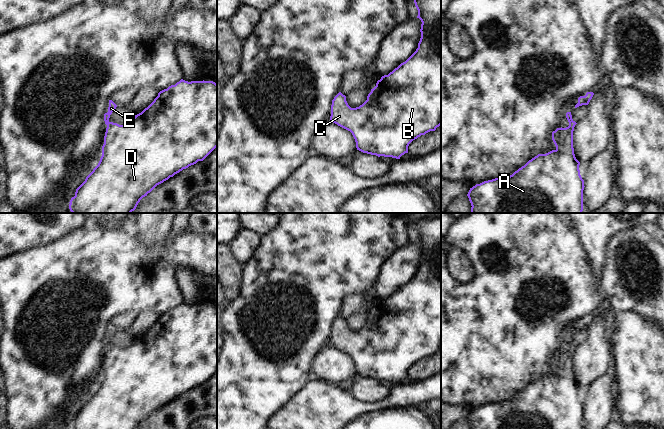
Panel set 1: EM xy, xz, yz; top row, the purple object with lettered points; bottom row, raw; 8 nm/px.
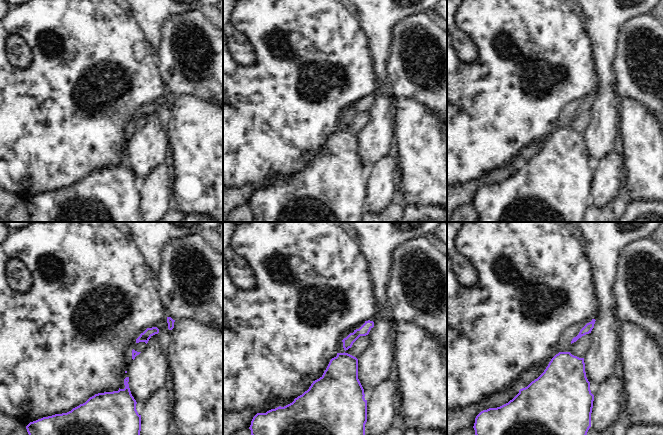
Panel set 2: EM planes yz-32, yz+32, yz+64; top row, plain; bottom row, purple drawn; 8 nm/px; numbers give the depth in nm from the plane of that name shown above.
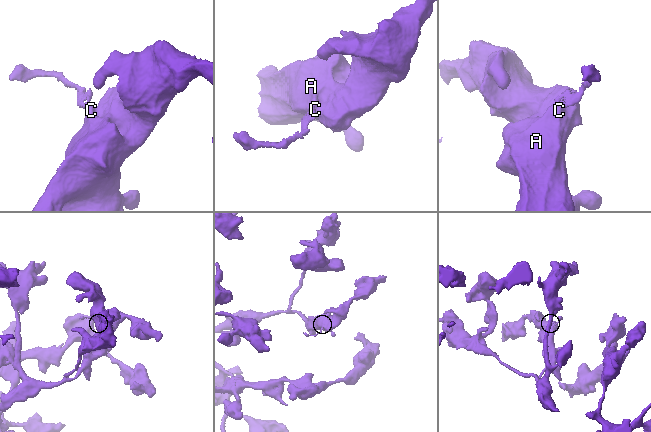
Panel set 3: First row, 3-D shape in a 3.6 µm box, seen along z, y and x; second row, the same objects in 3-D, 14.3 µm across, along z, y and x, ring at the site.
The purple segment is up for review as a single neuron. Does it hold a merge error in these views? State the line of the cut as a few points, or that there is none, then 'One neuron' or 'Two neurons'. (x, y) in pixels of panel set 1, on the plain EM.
Split along yz (569, 349), (573, 352). Two neurons.

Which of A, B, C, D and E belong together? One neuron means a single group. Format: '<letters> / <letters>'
A B C D / E

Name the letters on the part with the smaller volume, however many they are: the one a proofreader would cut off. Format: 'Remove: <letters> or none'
Remove: E

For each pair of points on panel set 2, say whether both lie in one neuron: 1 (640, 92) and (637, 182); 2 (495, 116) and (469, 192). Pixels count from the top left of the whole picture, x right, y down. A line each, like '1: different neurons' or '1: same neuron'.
1: different neurons
2: different neurons

